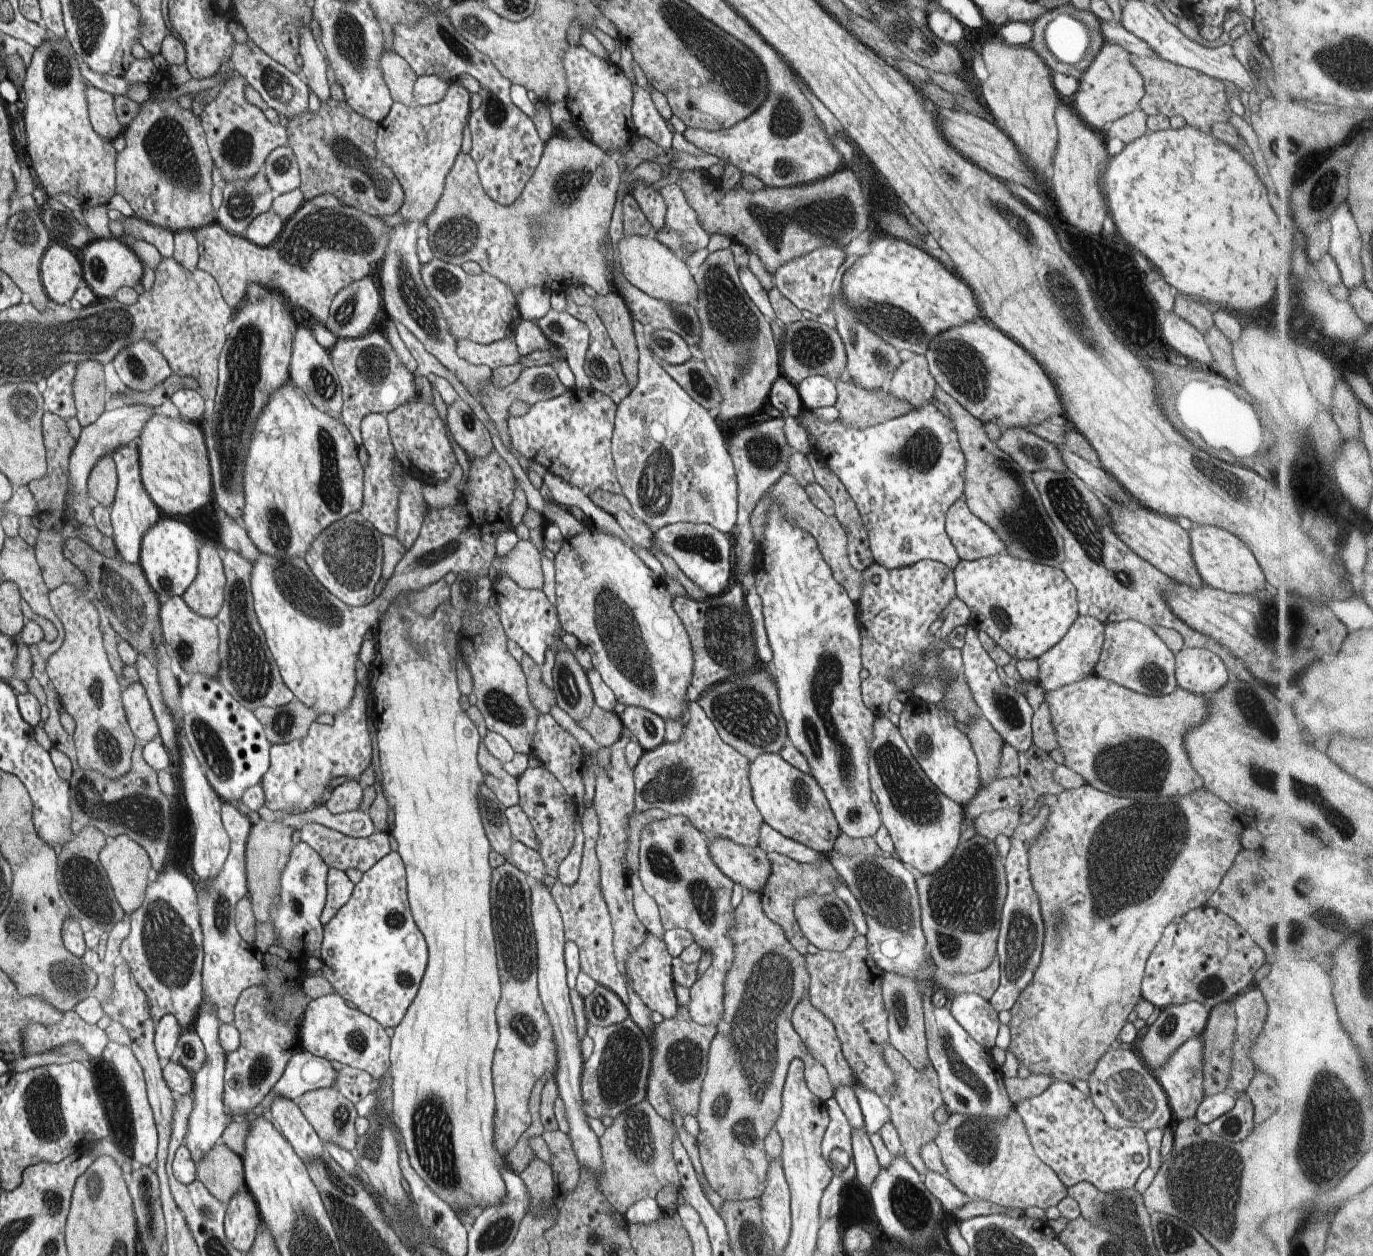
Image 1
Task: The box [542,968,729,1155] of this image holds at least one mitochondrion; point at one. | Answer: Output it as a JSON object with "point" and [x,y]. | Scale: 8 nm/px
{"point":[621,1064]}

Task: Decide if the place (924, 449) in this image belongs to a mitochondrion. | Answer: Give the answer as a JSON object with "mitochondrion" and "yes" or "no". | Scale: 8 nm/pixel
{"mitochondrion":"yes"}

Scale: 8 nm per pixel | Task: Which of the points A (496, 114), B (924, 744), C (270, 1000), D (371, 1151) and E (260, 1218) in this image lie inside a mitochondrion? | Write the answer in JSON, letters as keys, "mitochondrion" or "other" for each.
{"A":"mitochondrion","B":"mitochondrion","C":"other","D":"mitochondrion","E":"other"}

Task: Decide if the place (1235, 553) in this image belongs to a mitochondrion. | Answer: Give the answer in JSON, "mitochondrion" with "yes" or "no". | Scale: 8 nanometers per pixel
{"mitochondrion":"no"}

